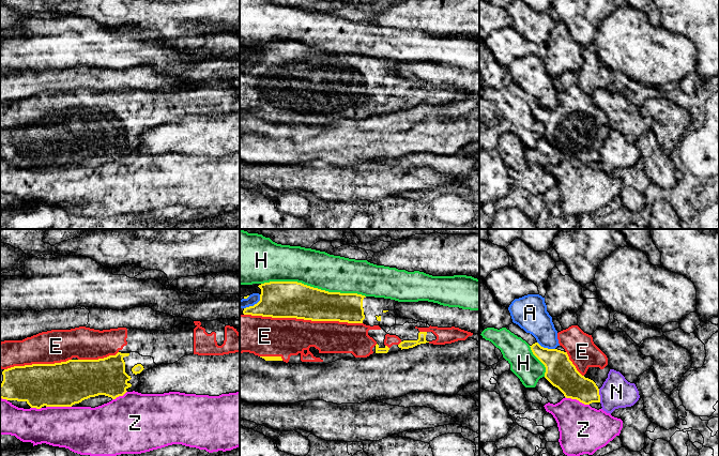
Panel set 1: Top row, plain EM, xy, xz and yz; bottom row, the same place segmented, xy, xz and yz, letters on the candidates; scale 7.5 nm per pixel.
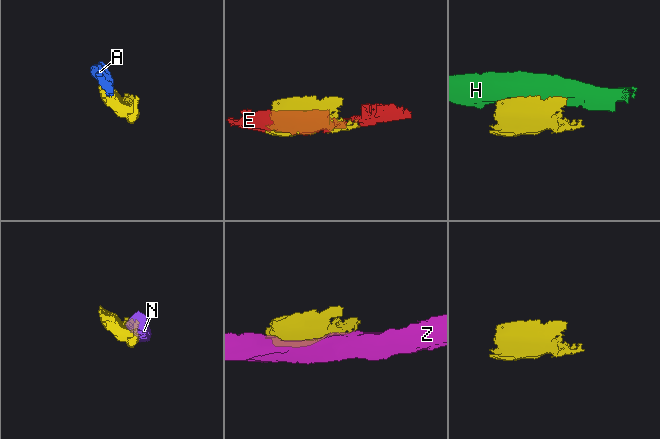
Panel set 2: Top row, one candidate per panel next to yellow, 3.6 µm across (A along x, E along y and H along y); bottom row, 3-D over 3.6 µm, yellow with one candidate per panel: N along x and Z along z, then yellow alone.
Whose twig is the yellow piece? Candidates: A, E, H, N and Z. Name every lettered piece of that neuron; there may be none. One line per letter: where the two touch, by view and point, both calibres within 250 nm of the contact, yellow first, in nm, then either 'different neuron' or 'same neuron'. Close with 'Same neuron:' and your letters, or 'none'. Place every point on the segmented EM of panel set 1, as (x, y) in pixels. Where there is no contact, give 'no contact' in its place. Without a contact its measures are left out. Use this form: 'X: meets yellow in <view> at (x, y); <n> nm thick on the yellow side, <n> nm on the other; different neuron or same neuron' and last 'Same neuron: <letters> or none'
A: meets yellow in yz at (546, 348); 220 nm thick on the yellow side, 220 nm on the other; different neuron
E: meets yellow in xz at (303, 318); 280 nm thick on the yellow side, 300 nm on the other; same neuron
H: meets yellow in xz at (312, 287); 280 nm thick on the yellow side, 280 nm on the other; different neuron
N: meets yellow in yz at (599, 395); 200 nm thick on the yellow side, 240 nm on the other; different neuron
Z: meets yellow in xy at (59, 406); 340 nm thick on the yellow side, 360 nm on the other; different neuron
Same neuron: E

